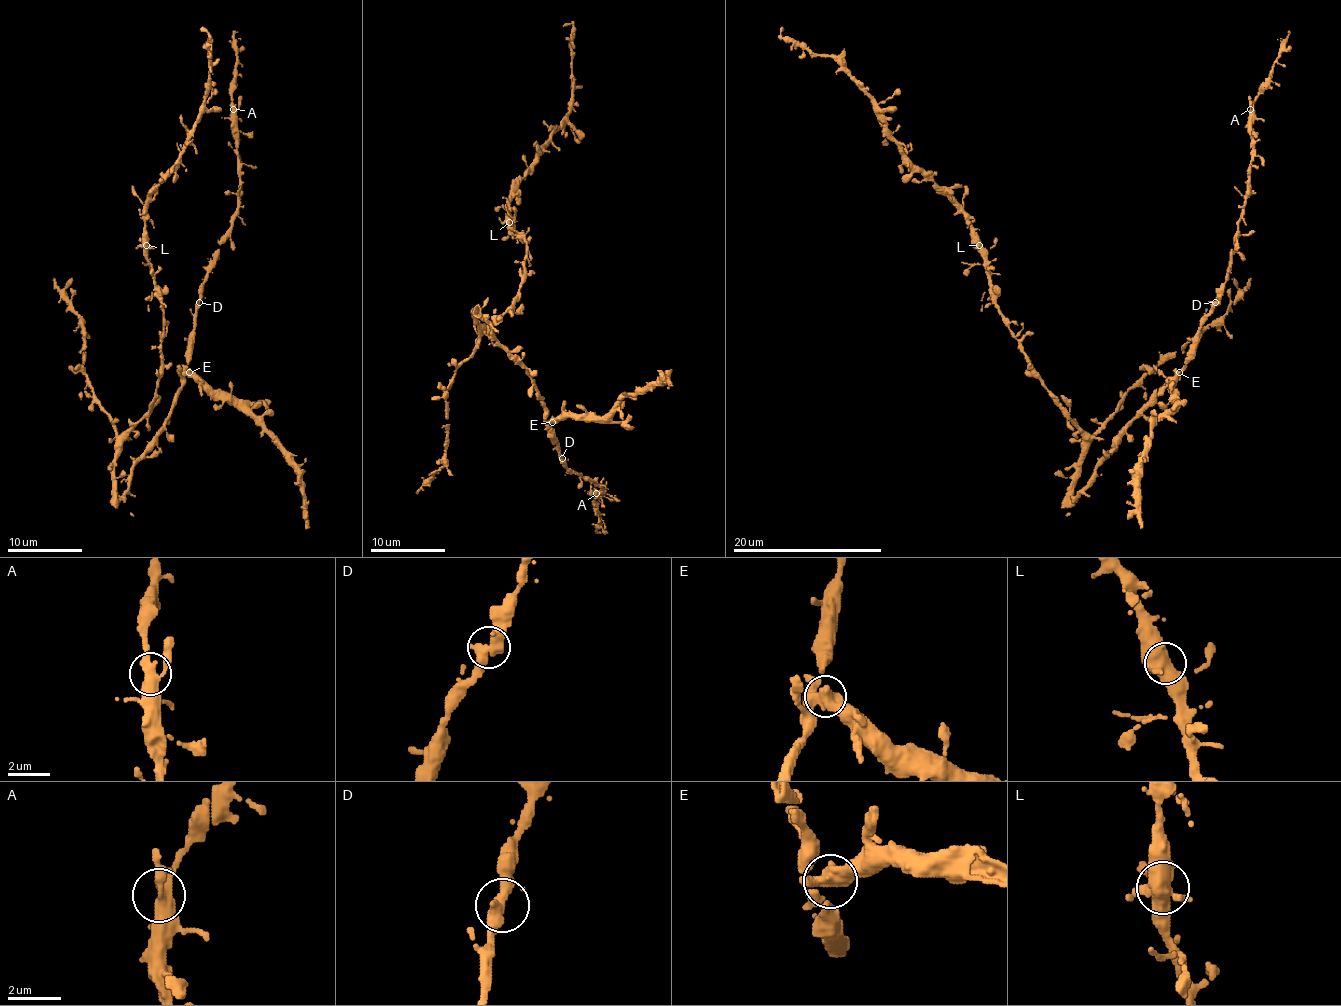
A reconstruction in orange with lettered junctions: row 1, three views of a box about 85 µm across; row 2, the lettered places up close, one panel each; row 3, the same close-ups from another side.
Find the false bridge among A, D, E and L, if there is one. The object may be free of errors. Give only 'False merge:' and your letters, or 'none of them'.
False merge: E

